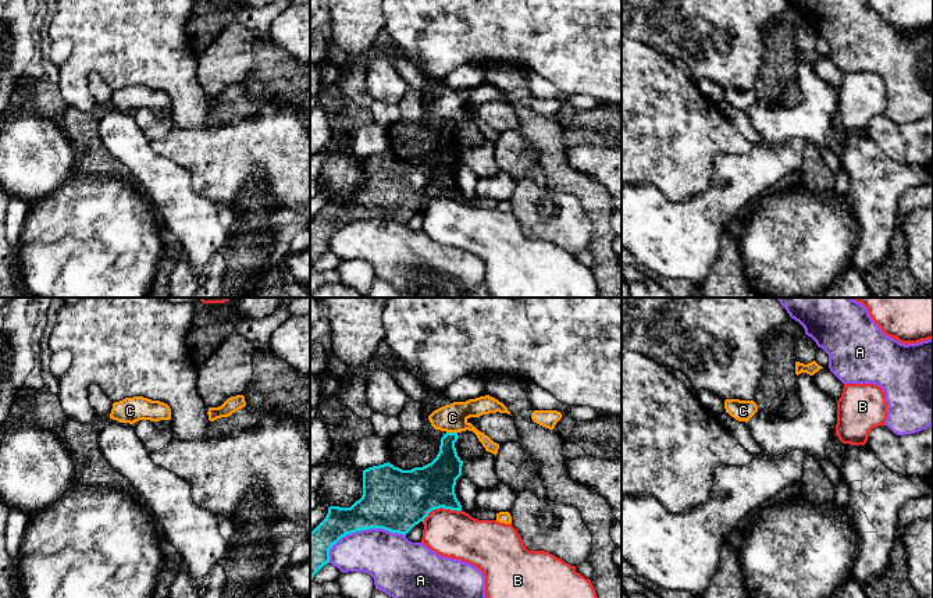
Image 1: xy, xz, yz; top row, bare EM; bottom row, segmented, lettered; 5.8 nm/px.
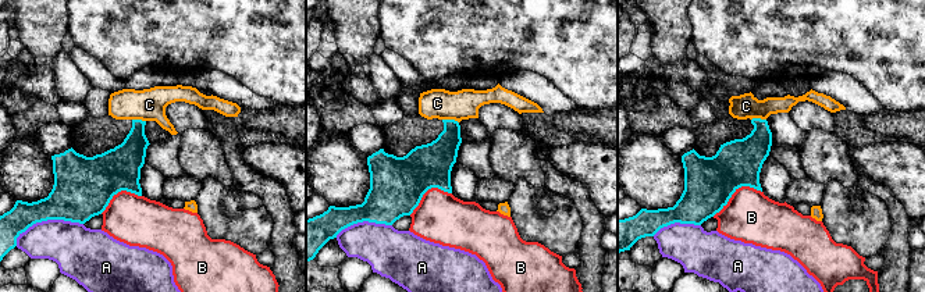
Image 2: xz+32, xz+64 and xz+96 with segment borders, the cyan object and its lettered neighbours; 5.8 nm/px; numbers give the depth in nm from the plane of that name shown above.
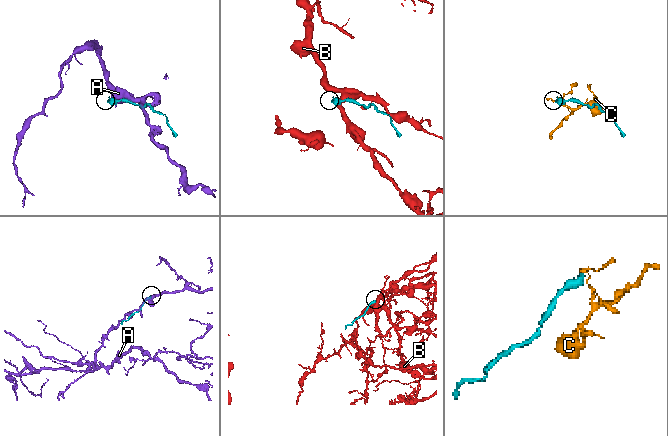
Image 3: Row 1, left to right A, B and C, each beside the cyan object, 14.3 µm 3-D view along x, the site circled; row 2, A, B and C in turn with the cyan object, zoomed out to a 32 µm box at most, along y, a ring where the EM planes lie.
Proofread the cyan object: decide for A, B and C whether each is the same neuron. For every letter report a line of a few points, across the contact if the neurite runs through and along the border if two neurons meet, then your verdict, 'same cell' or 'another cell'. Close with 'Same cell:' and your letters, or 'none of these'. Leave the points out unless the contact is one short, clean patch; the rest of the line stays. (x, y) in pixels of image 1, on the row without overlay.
A: another cell
B: another cell
C: another cell
Same cell: none of these

